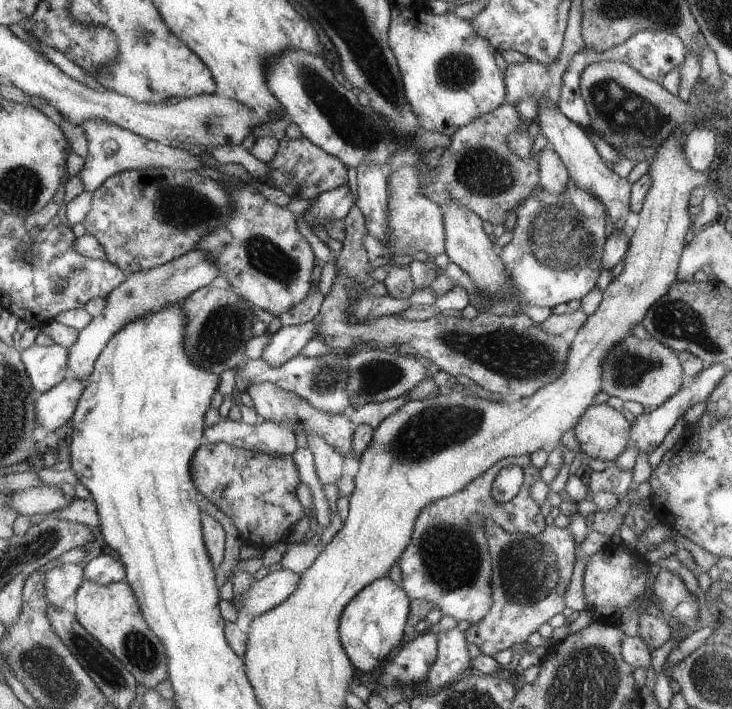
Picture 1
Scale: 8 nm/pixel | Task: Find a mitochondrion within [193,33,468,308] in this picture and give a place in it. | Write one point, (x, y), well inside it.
(355, 130)

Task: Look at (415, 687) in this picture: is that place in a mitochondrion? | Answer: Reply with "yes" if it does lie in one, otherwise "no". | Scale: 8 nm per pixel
no

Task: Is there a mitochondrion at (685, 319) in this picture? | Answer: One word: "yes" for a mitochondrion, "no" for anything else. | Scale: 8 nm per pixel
yes

